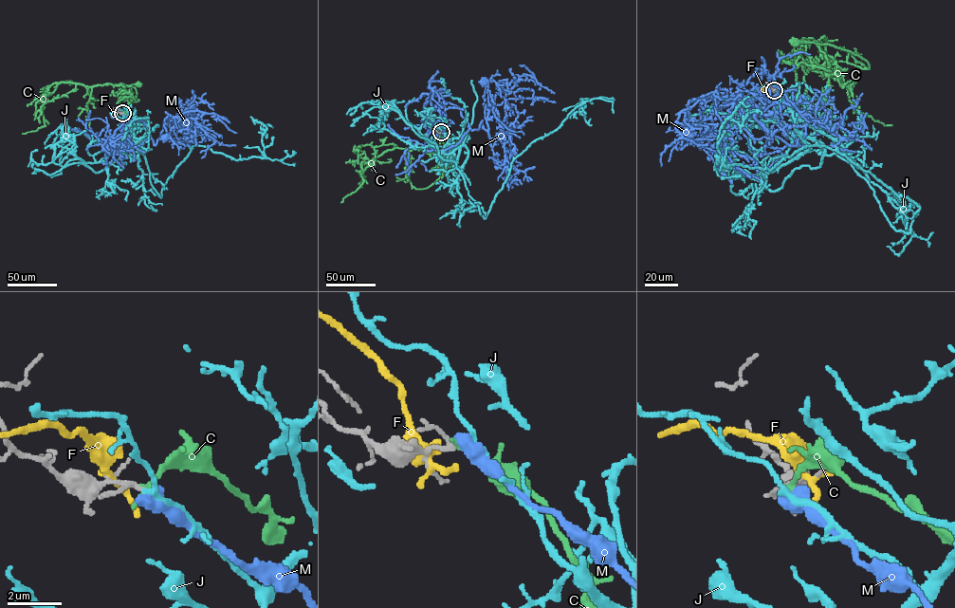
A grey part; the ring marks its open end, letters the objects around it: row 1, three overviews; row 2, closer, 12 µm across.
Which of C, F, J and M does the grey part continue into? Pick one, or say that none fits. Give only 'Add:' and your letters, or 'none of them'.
Add: J

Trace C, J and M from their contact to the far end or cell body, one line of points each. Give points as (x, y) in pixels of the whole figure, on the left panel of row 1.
C: (122, 113), (129, 121), (134, 87), (85, 87), (96, 101), (137, 84)
J: (122, 113), (144, 121), (137, 151), (161, 197), (192, 146), (235, 159), (264, 157), (264, 130), (273, 127)
M: (122, 113), (137, 145), (151, 138), (156, 145), (163, 122), (170, 127), (168, 119), (177, 118), (164, 138)

